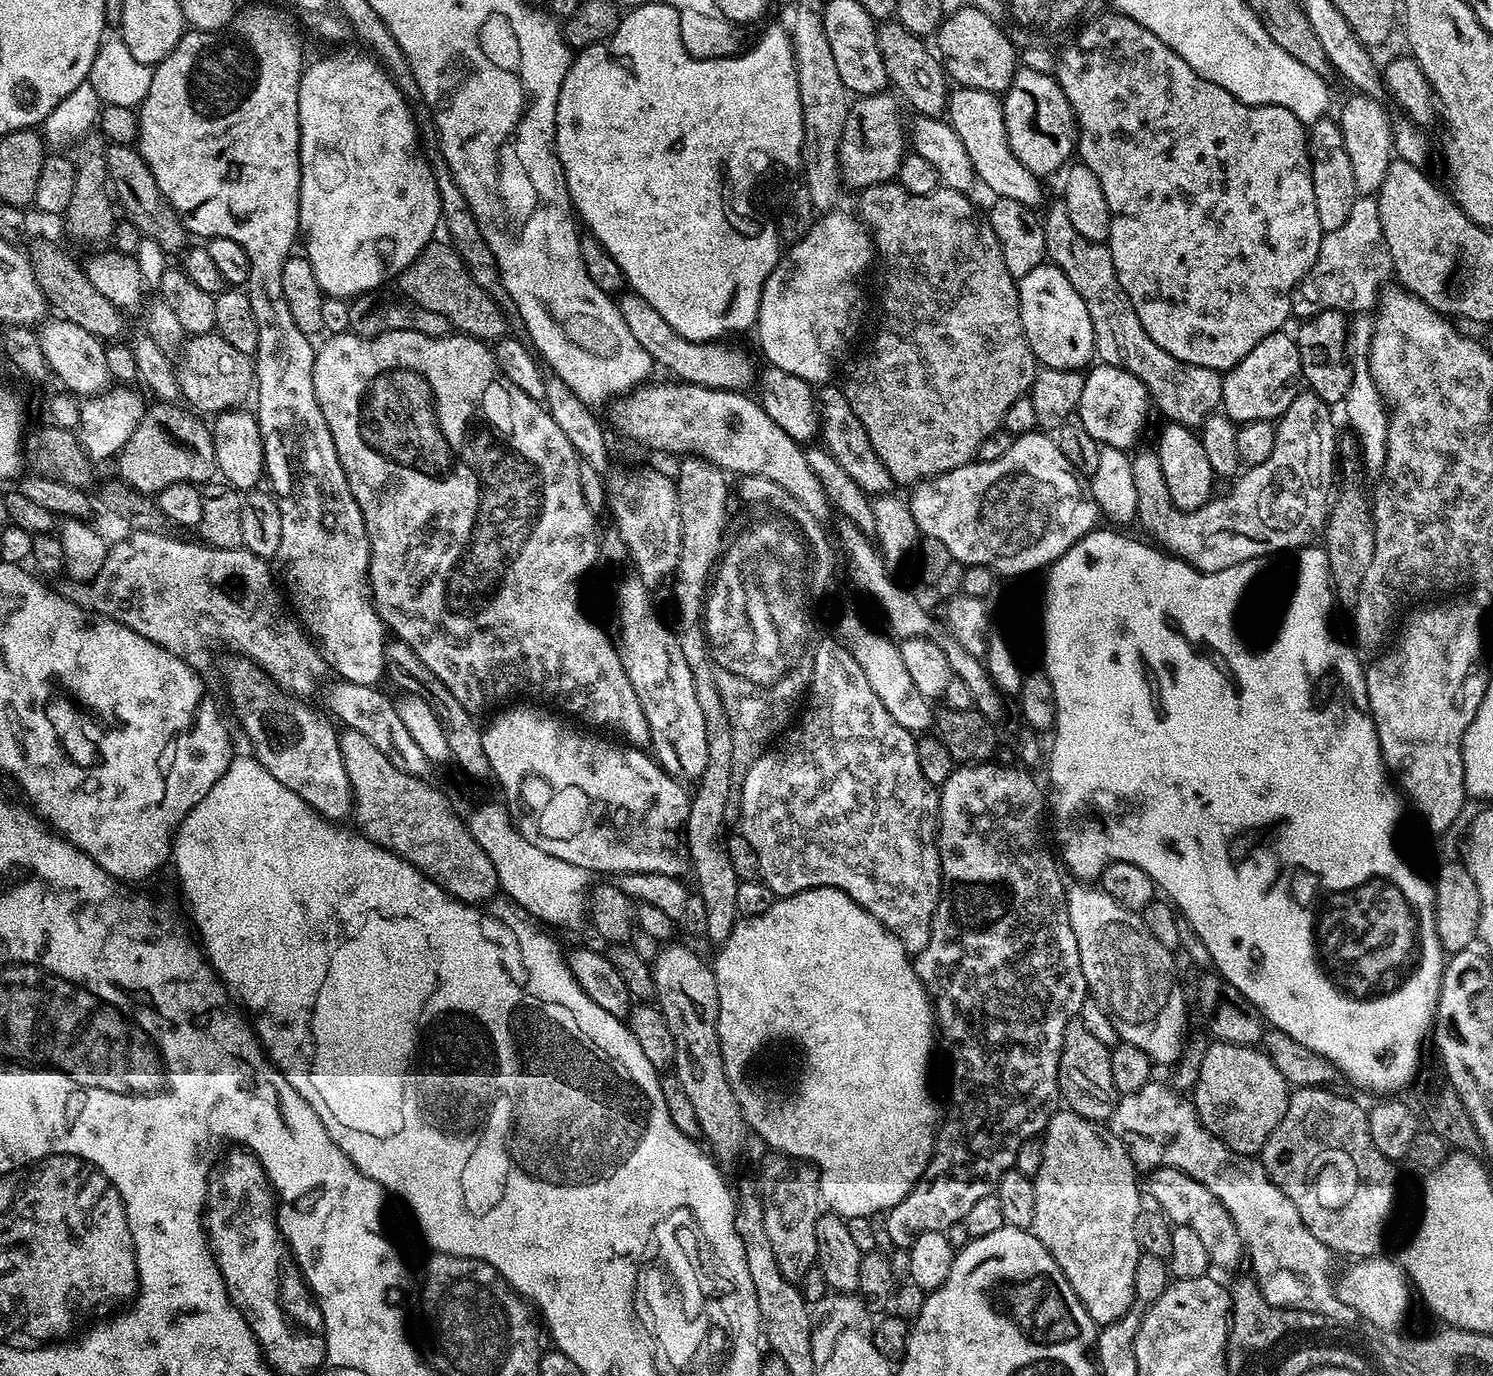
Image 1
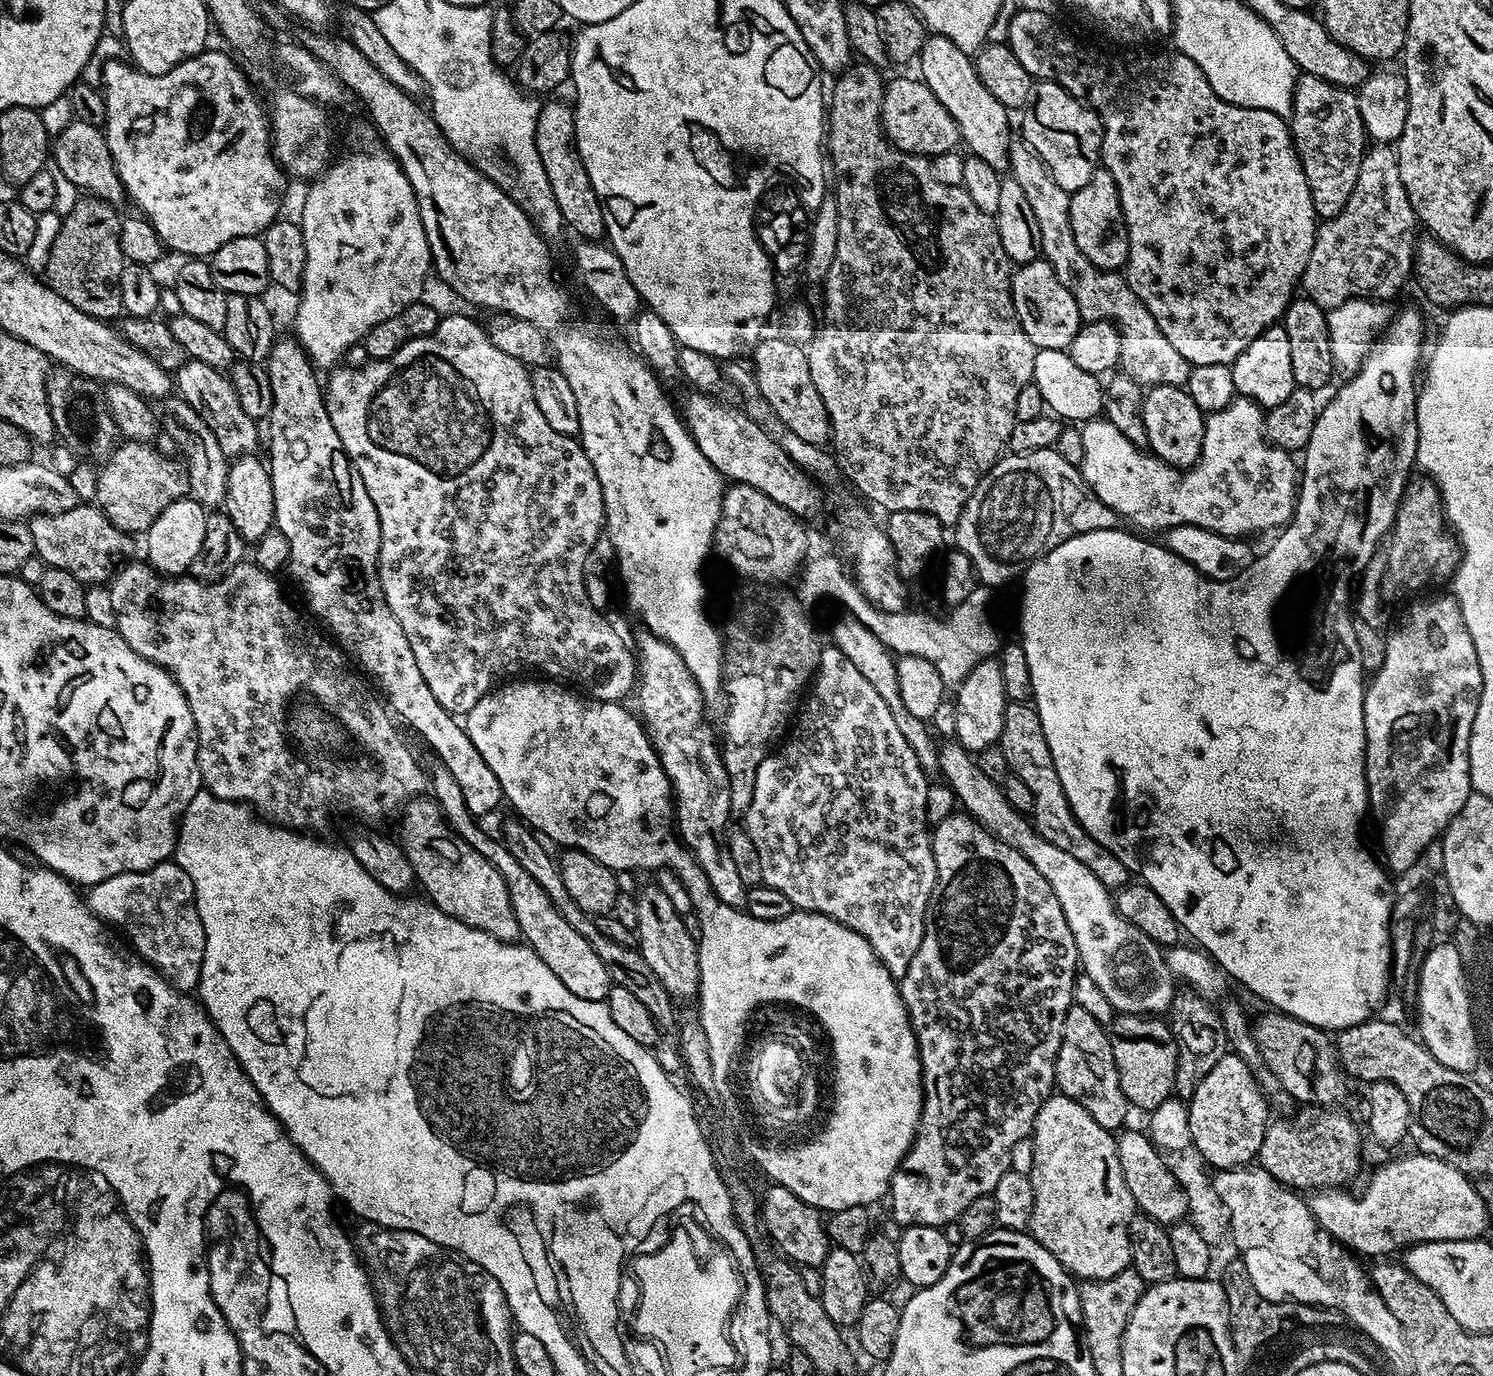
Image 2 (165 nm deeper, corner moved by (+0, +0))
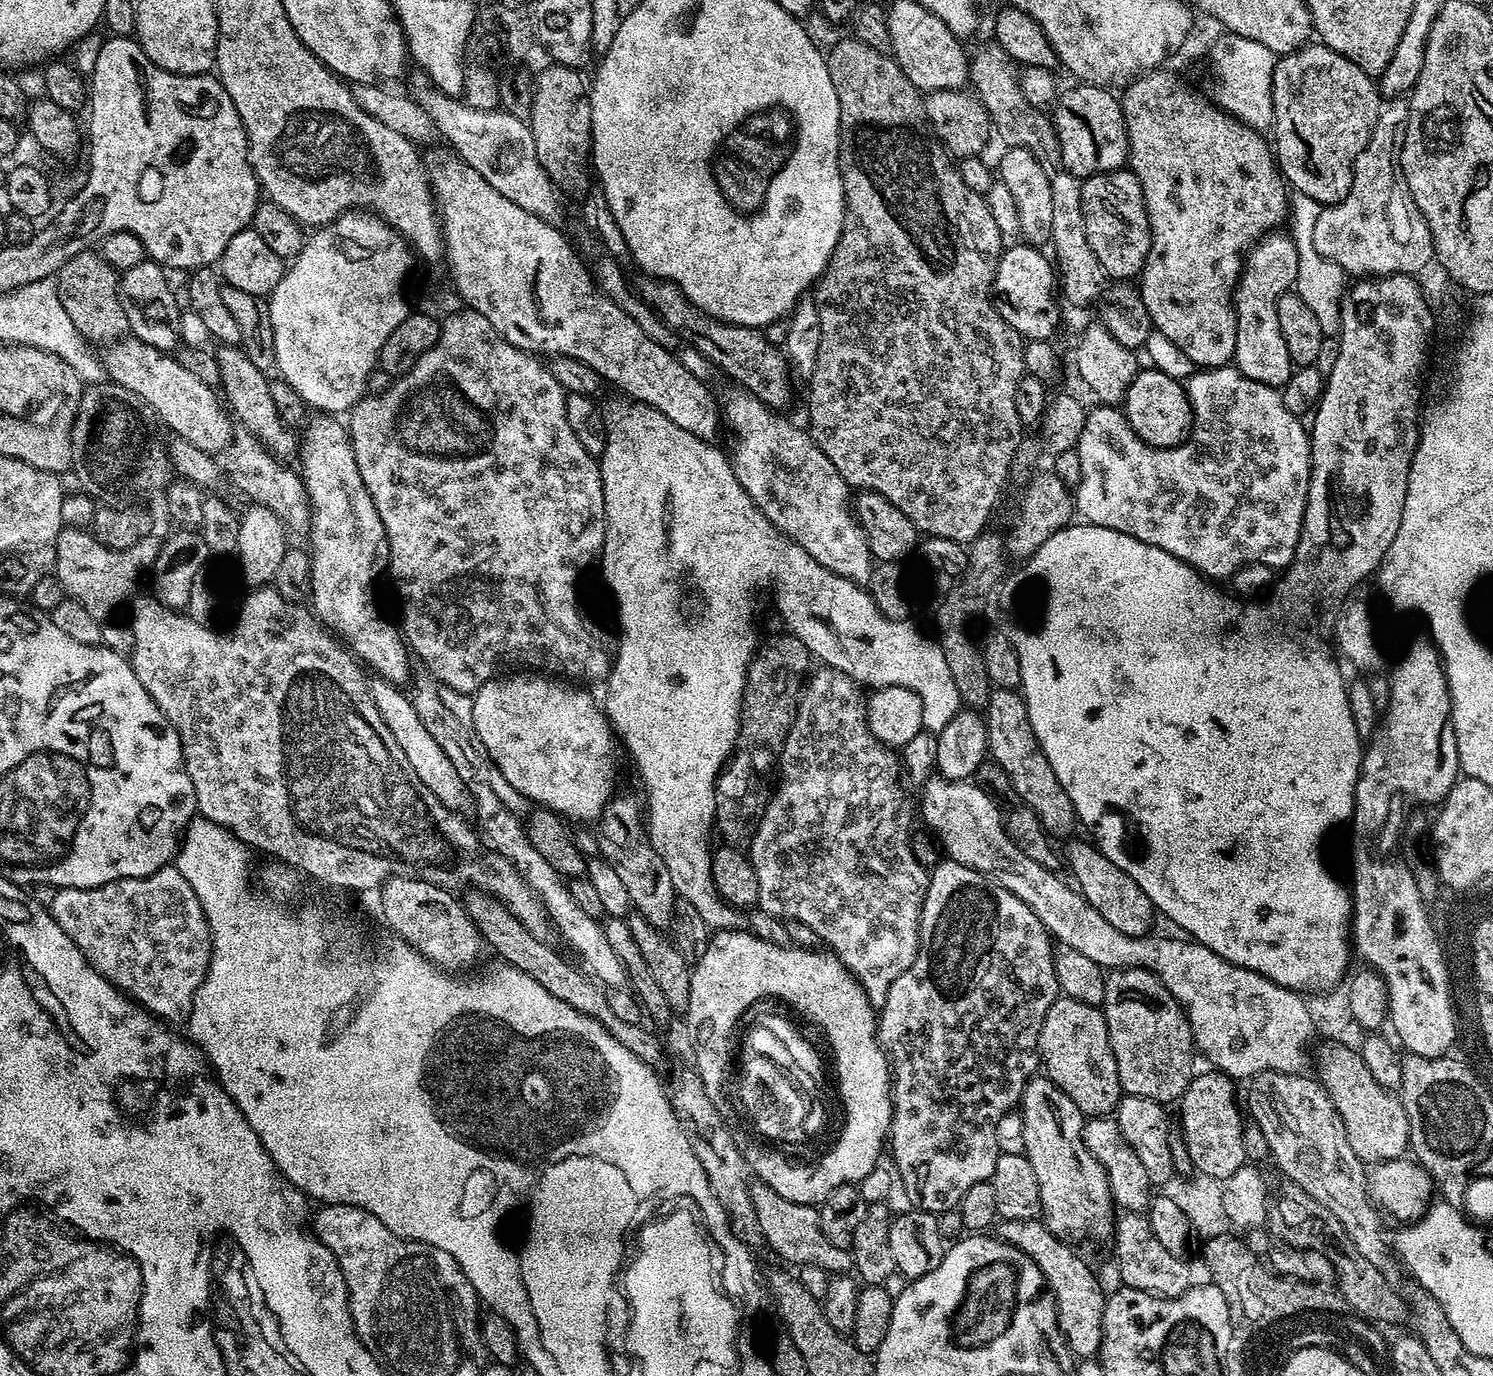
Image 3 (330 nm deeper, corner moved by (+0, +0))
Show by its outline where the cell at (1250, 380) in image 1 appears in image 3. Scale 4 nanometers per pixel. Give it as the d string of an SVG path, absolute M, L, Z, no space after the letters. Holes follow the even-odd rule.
M1287 231L1260 237L1247 253L1240 281L1236 283L1236 355L1234 366L1246 378L1280 390L1292 376L1294 365L1278 327L1278 298L1296 283L1298 250Z

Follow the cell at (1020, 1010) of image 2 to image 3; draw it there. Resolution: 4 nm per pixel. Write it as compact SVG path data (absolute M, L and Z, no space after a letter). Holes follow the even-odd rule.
M947 858L941 859L940 863L931 869L924 909L920 915L920 945L916 957L910 970L906 970L902 978L894 978L894 986L890 986L890 994L886 994L886 1002L878 1012L878 1039L884 1047L890 1069L892 1094L890 1152L892 1148L892 1156L896 1159L895 1171L898 1173L899 1183L900 1180L904 1183L904 1192L912 1203L909 1205L915 1206L919 1211L933 1214L948 1212L951 1208L953 1211L959 1205L962 1194L970 1190L970 1186L978 1186L978 1182L983 1180L991 1181L996 1160L1001 1153L996 1133L998 1122L1007 1112L1013 1111L1021 1103L1024 1088L1041 1067L1038 1038L1042 1022L1046 1018L1046 1010L1050 1010L1060 992L1054 970L1053 951L1053 937L1049 936L1038 914L1034 914L1034 910L1030 910L1030 906L1026 906L1022 898L1010 894L1010 890L1006 890L995 880L989 880L978 870L967 868Z

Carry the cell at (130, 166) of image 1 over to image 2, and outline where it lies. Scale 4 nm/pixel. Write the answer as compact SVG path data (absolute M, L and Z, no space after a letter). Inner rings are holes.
M86 118L72 119L76 120L70 121L57 136L55 133L54 143L50 148L50 156L54 164L56 160L55 171L61 177L64 175L74 187L81 188L79 190L81 193L96 196L113 206L120 206L120 203L125 203L126 193L118 178L114 158L110 154L110 146L106 142L103 131Z

